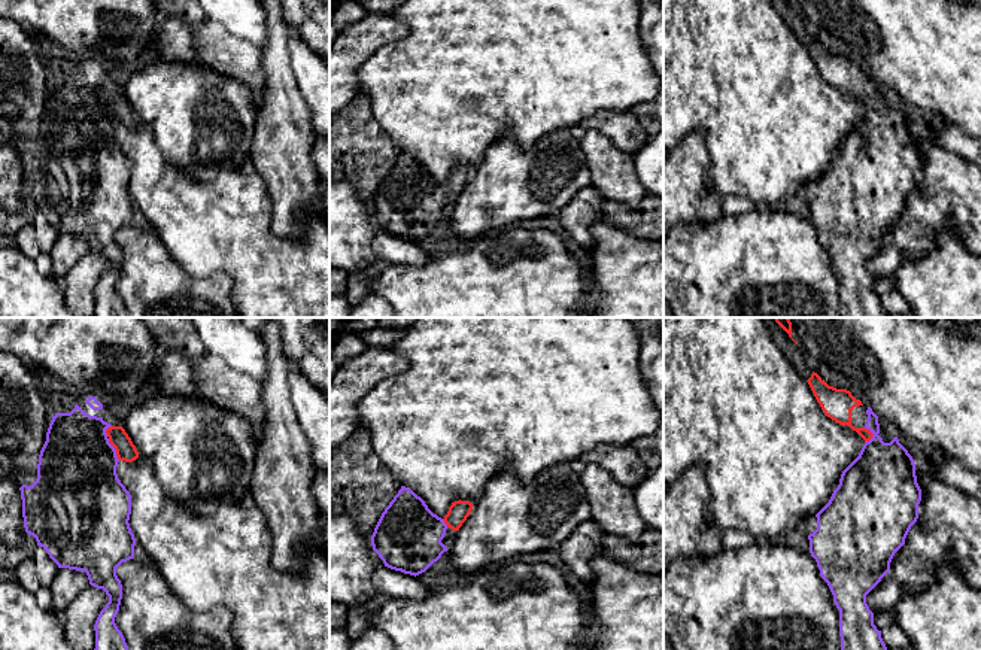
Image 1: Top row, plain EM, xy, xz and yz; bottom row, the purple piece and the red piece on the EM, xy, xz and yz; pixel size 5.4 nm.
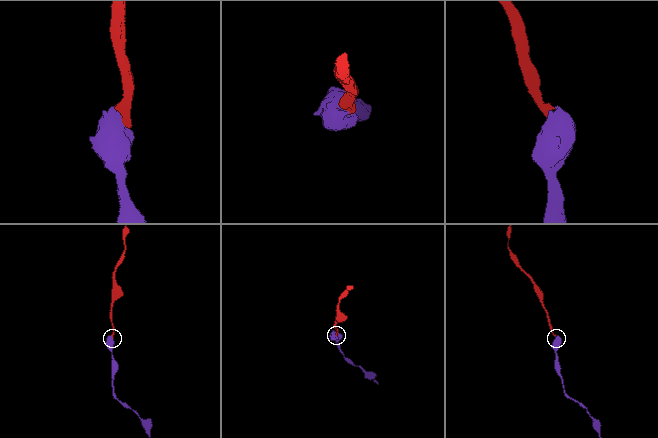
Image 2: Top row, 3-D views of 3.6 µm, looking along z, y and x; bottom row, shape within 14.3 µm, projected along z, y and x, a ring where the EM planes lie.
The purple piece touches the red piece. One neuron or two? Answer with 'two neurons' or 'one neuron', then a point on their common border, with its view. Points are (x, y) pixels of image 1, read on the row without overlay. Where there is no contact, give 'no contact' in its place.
one neuron; contact xy (114, 115)

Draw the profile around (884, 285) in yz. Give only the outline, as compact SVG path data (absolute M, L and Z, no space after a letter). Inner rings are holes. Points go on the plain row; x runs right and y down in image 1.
M895 277L874 279L874 291L881 298L892 292L895 288L898 288Z

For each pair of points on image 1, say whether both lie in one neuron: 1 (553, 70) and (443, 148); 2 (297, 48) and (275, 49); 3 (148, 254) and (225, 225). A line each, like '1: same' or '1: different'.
1: same
2: different
3: different

